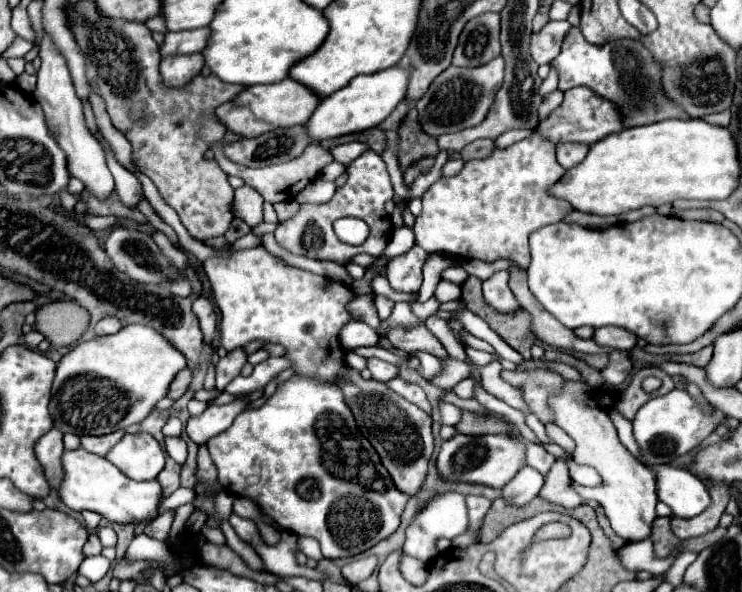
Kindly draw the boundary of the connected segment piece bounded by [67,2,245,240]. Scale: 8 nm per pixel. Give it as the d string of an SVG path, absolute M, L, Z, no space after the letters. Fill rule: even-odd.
M79 2L75 6L69 6L67 14L75 40L87 58L87 80L93 90L105 100L111 124L131 142L133 164L139 168L139 172L153 180L161 198L179 214L183 226L193 238L205 240L211 236L223 236L233 220L233 214L229 210L229 204L233 202L233 188L227 182L227 174L221 172L215 160L209 162L203 158L203 154L211 142L221 140L221 136L225 134L225 128L213 118L215 108L233 100L245 88L241 88L241 84L225 84L213 74L199 74L181 88L169 88L161 80L159 46L155 44L147 26L137 22L103 18L97 14L93 2Z

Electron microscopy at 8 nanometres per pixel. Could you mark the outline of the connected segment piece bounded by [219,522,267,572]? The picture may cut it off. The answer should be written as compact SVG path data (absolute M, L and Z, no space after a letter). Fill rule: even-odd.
M221 522L219 528L221 528L221 532L225 534L227 546L237 553L252 570L267 572L263 561L254 548L250 544L242 541L241 538L235 534L235 530L233 530L233 526L231 526L229 522Z

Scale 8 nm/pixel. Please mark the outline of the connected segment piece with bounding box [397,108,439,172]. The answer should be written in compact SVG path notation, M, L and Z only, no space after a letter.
M411 108L407 112L407 116L403 118L399 130L399 152L397 152L397 160L399 160L399 168L401 172L405 172L413 162L427 158L427 156L437 156L439 148L433 136L427 136L419 122L417 122L417 110Z

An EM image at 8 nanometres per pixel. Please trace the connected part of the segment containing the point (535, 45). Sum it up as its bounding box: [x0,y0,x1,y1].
[530,20,571,64]

